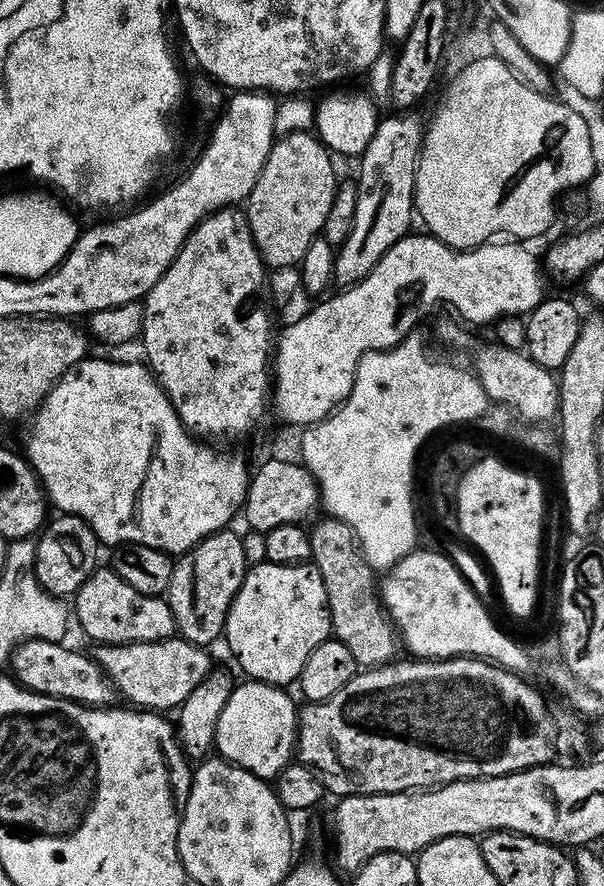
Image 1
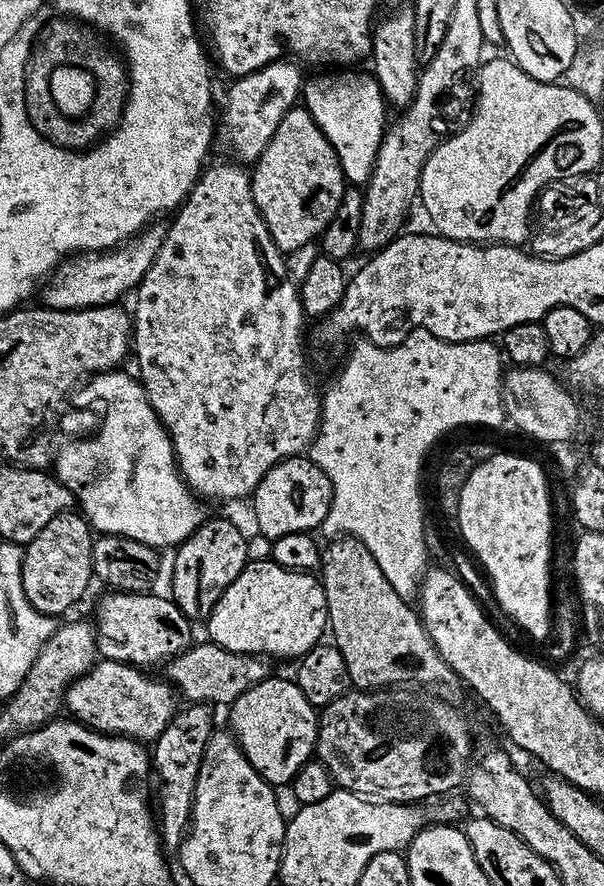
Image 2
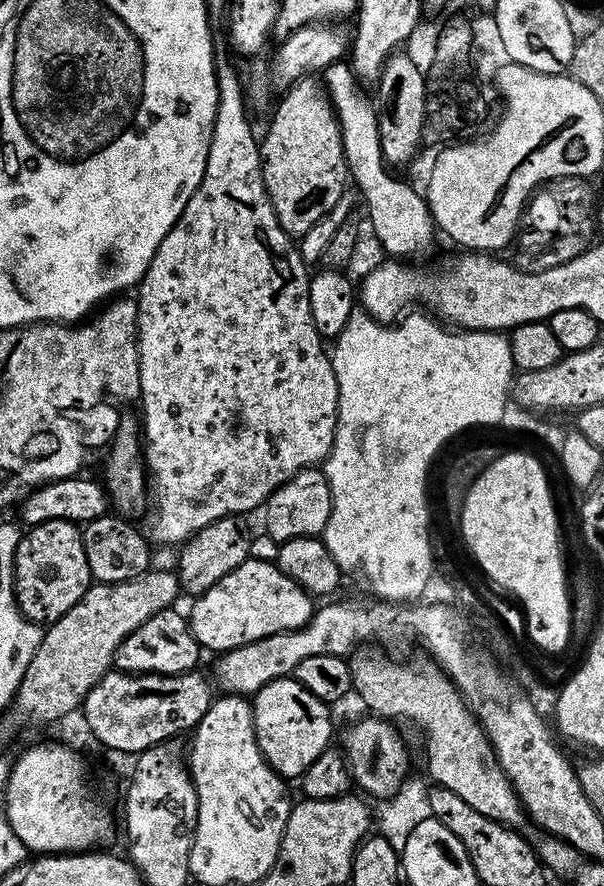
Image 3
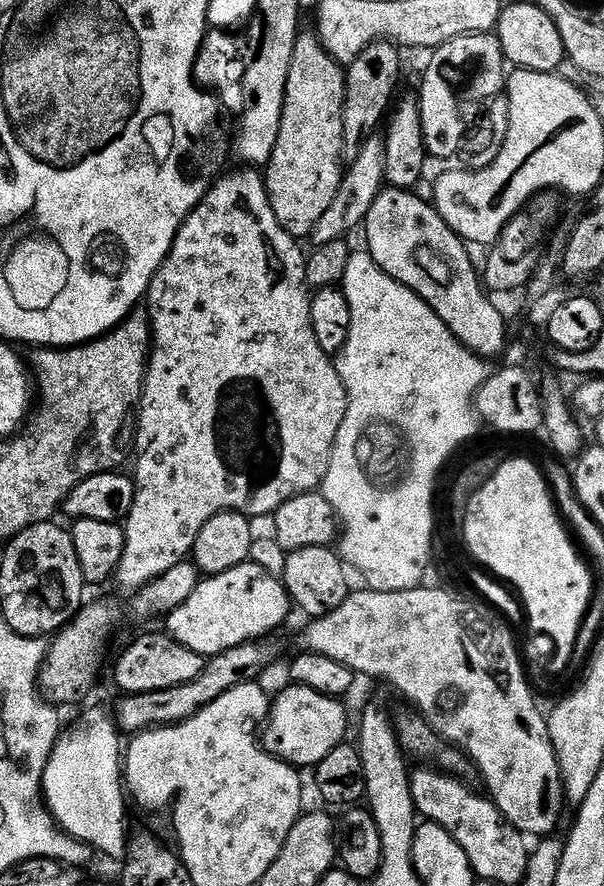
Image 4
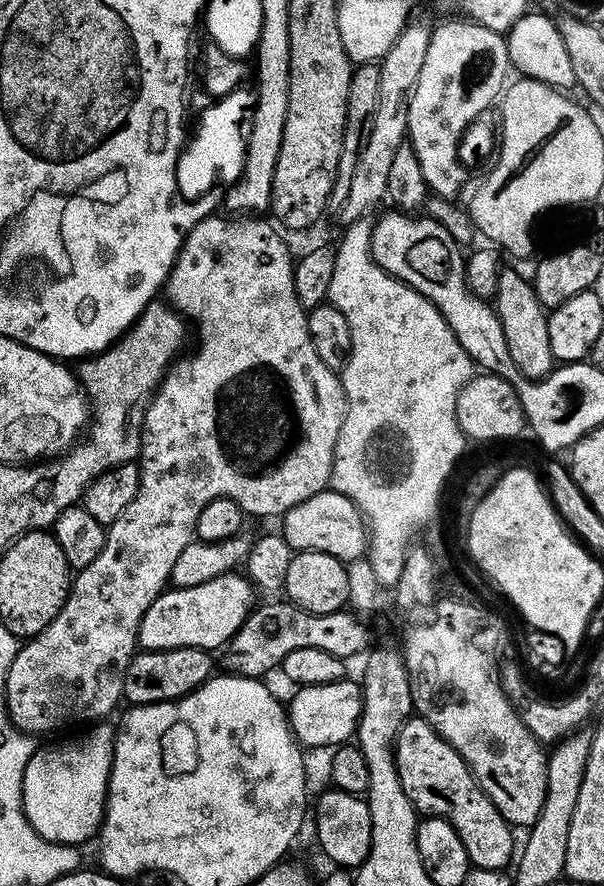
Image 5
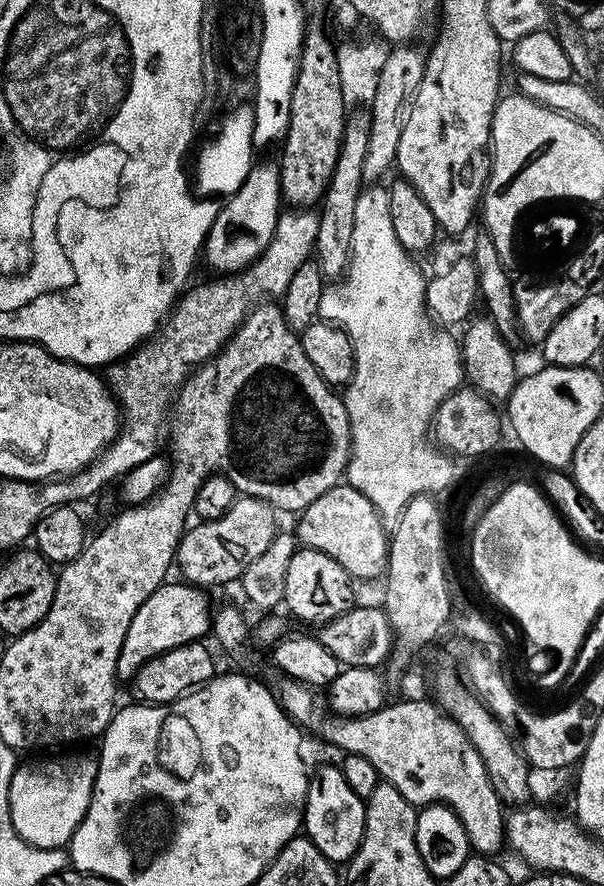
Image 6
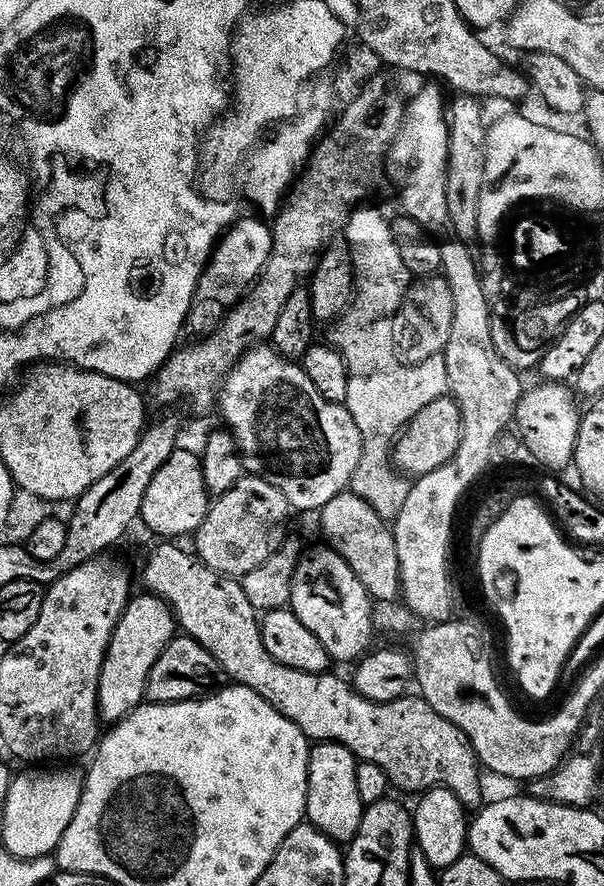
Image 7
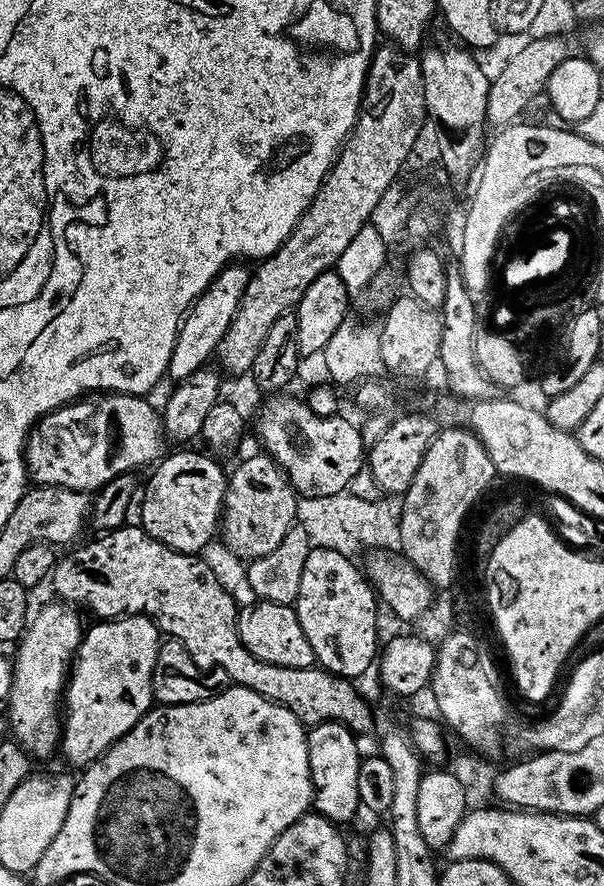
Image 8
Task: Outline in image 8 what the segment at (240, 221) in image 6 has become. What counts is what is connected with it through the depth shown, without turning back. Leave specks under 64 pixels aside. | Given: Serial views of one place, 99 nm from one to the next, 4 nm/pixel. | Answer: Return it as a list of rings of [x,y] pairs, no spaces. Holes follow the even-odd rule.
[[[240,262],[227,264],[184,313],[168,363],[166,376],[169,381],[171,379],[172,382],[185,380],[187,376],[194,374],[194,370],[205,367],[215,357],[218,342],[222,342],[222,334],[230,330],[230,322],[234,322],[234,314],[242,302],[242,294],[246,294],[250,272],[243,266],[245,267]]]

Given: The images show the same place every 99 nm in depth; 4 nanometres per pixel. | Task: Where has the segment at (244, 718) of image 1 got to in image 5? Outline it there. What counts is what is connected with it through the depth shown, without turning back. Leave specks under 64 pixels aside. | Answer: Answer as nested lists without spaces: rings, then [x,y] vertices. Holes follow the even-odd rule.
[[[345,678],[322,686],[300,686],[295,689],[292,701],[287,701],[288,725],[292,734],[305,749],[324,748],[327,744],[339,746],[355,737],[356,727],[362,714],[364,699],[359,683]]]

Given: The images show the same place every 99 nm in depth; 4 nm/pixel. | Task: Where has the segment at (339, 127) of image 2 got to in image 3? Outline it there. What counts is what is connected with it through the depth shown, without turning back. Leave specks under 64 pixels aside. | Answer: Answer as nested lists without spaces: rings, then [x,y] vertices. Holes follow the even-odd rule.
[[[337,62],[325,68],[322,83],[328,99],[332,101],[332,109],[336,111],[336,120],[340,124],[348,175],[351,183],[357,184],[355,187],[362,197],[362,204],[368,207],[368,220],[372,223],[372,232],[376,235],[377,242],[392,258],[416,258],[412,256],[430,251],[434,221],[432,211],[428,209],[428,201],[421,193],[419,196],[410,185],[396,184],[395,178],[388,173],[391,171],[386,167],[382,154],[376,105],[369,97],[367,100],[360,93],[362,85],[352,72],[351,63]]]

